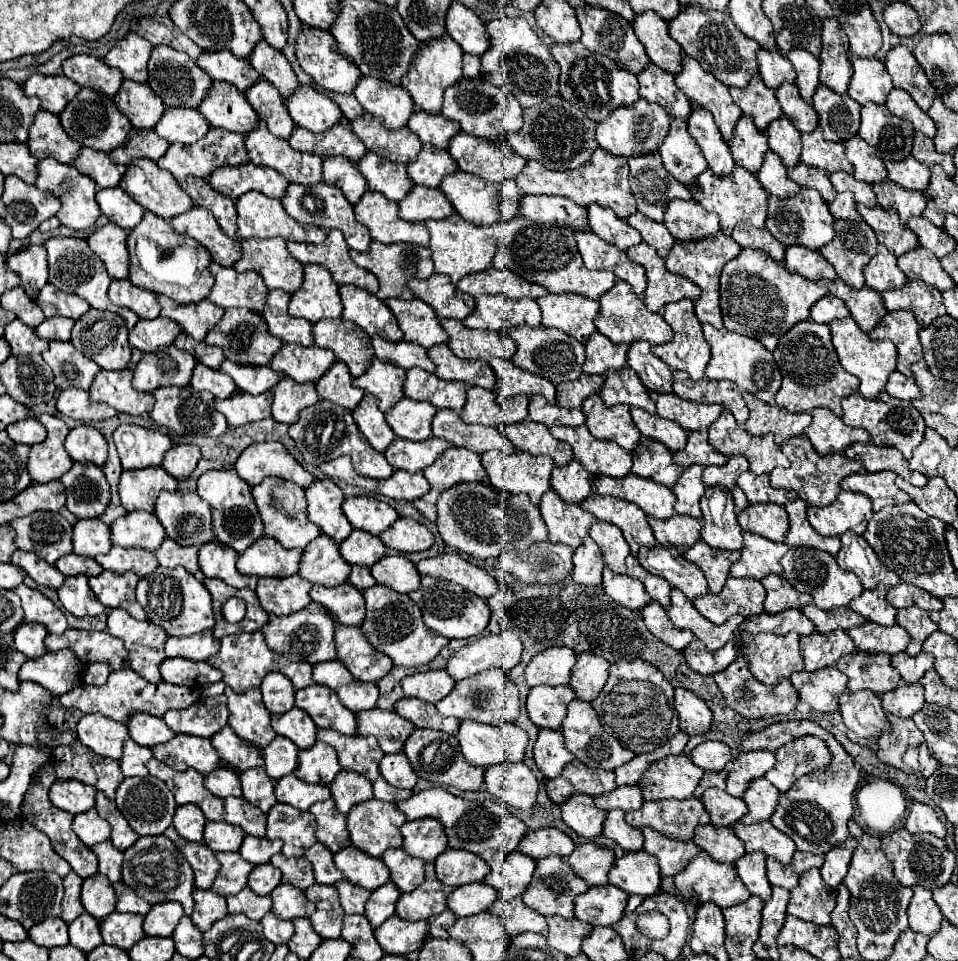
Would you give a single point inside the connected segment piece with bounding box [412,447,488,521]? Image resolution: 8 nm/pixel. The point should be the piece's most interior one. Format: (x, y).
(456, 465)

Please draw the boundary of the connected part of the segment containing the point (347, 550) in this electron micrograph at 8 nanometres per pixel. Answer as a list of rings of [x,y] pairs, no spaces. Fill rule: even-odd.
[[[352,531],[348,539],[340,543],[340,553],[346,563],[350,565],[362,565],[362,567],[372,567],[384,557],[384,543],[380,537],[364,533],[364,531]]]

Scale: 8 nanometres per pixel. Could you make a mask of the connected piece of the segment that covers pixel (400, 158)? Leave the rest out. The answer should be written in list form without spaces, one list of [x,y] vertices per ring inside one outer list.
[[[364,113],[352,123],[352,131],[364,141],[368,151],[392,159],[396,163],[414,161],[422,149],[422,143],[414,133],[410,133],[410,129],[388,131],[380,127],[380,121],[376,117],[370,117],[368,113]]]

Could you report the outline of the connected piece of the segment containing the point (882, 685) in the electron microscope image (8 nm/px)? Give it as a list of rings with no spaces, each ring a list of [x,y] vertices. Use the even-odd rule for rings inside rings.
[[[856,651],[842,657],[836,663],[836,667],[848,677],[850,691],[870,689],[880,695],[900,685],[900,673],[892,669],[890,655],[886,653],[870,655],[870,653]]]

